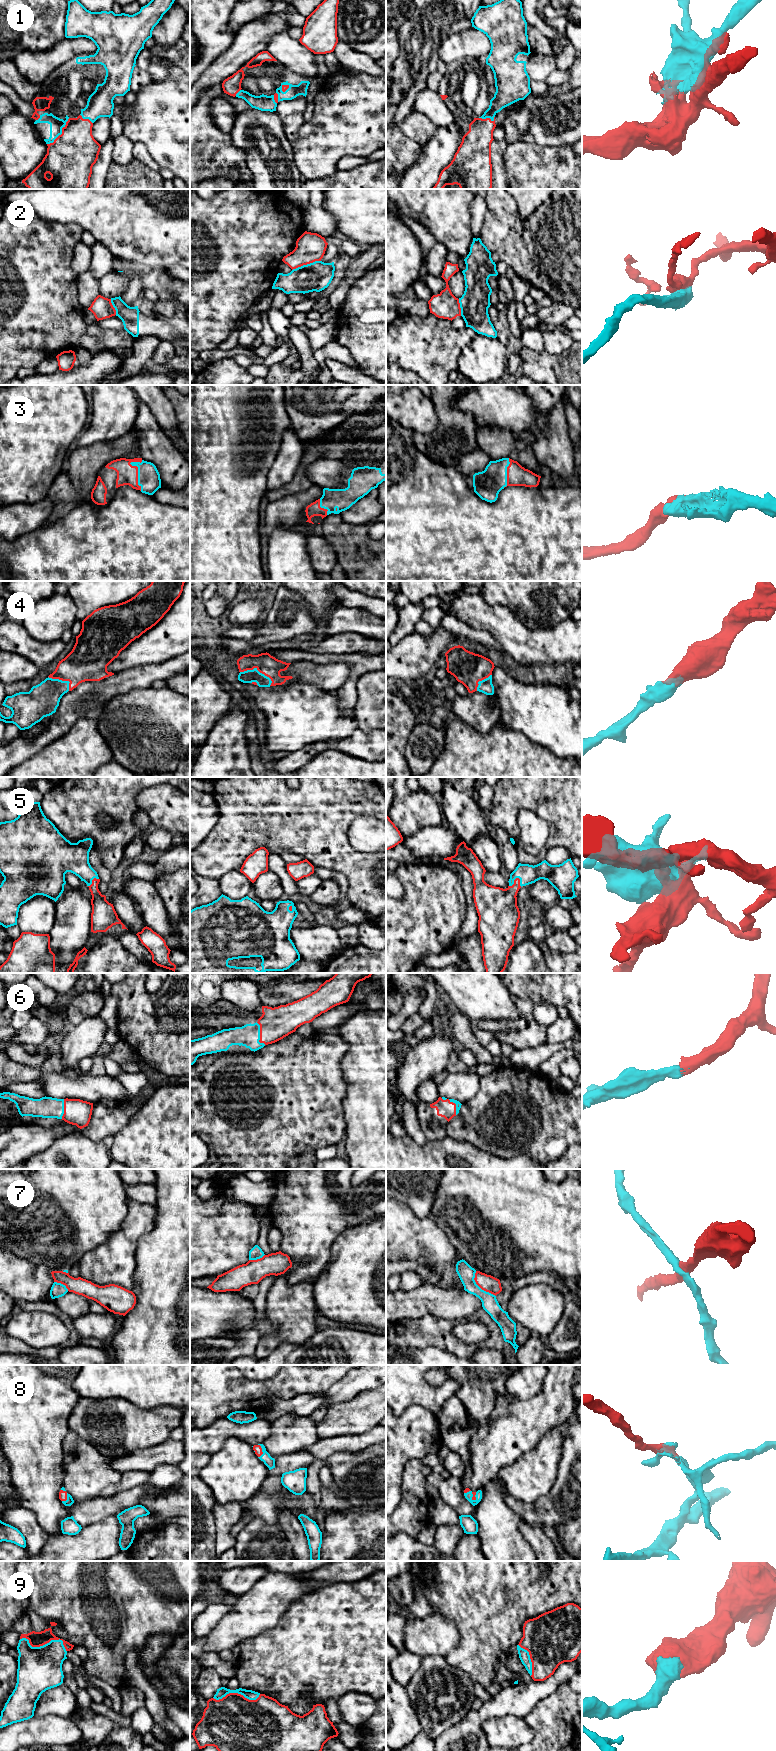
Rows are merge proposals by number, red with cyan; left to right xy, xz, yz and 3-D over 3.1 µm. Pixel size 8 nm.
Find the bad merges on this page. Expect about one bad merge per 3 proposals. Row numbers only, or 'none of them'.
2, 7

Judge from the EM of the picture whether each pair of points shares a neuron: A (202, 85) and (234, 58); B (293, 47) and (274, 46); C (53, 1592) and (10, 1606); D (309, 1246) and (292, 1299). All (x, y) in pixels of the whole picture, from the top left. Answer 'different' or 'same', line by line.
A: same
B: same
C: different
D: different

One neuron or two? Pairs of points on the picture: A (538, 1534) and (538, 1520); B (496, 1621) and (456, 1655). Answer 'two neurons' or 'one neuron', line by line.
A: two neurons
B: one neuron

